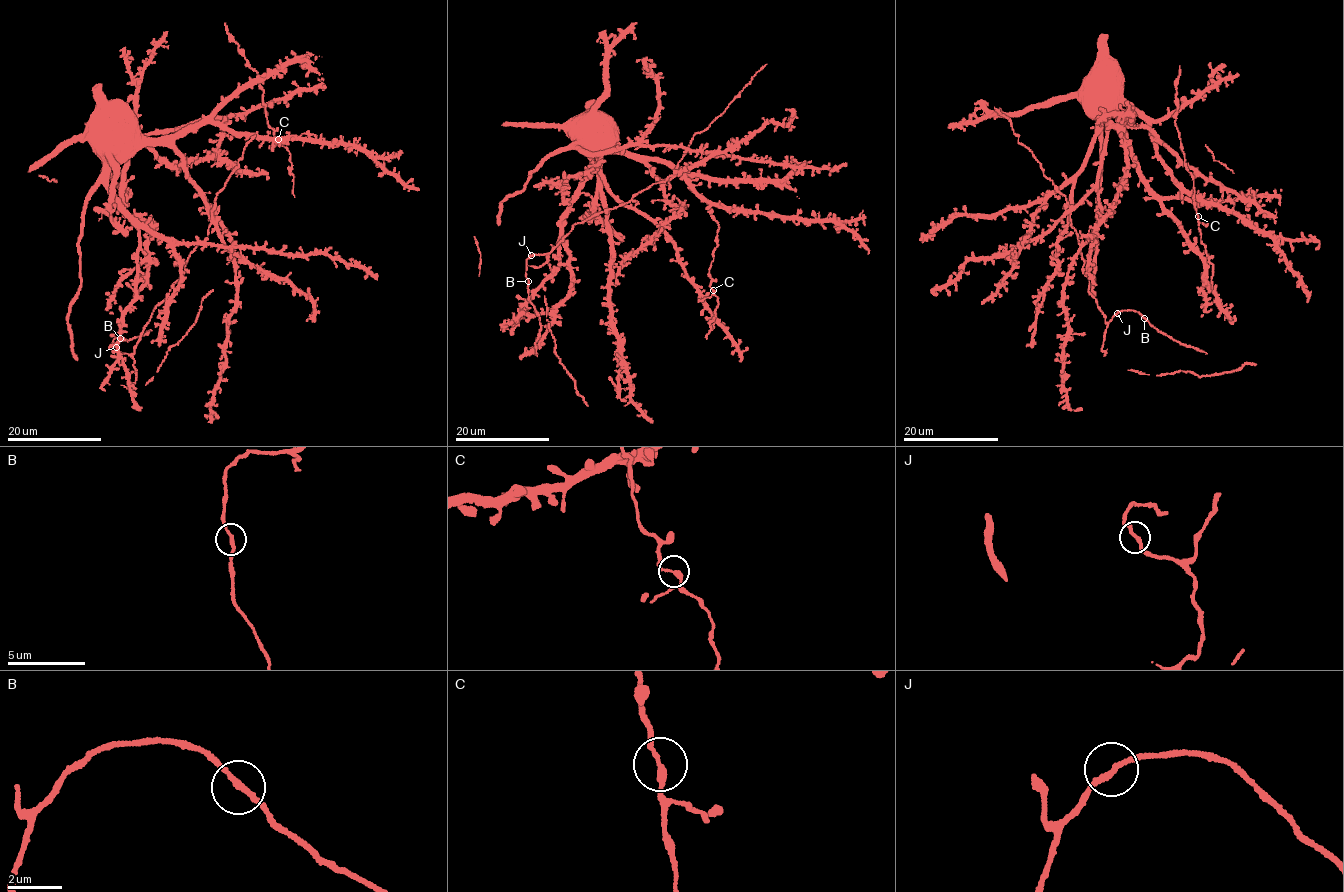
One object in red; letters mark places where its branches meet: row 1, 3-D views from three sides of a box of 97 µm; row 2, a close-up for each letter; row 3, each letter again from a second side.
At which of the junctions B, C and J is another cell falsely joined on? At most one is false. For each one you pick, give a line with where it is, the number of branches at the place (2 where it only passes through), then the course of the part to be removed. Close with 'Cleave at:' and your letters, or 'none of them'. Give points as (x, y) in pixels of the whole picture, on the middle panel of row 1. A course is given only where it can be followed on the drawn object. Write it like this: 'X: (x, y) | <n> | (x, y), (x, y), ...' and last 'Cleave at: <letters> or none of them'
Cleave at: none of them

